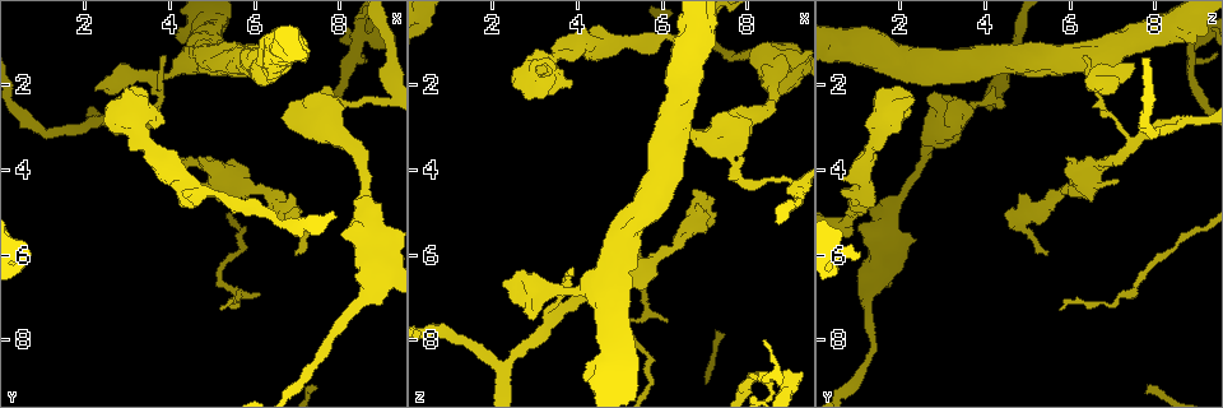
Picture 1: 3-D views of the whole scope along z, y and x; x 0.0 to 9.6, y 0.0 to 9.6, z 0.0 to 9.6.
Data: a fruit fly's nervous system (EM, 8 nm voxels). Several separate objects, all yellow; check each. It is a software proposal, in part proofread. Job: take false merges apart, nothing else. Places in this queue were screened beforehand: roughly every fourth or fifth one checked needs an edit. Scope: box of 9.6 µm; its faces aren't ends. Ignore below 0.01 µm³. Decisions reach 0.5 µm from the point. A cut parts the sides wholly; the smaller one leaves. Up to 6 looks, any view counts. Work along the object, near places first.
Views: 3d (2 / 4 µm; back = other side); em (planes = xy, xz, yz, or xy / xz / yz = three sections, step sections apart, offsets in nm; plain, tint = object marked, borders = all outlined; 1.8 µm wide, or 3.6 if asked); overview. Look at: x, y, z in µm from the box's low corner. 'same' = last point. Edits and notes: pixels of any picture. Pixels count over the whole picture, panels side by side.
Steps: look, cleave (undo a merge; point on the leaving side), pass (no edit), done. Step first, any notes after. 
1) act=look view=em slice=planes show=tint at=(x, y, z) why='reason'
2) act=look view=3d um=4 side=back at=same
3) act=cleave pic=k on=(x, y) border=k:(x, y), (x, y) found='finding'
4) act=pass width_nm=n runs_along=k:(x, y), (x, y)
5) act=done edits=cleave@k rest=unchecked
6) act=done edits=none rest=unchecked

act=look view=em slice=planes show=tint at=(8.60, 0.90, 8.80) why='three arms meet'

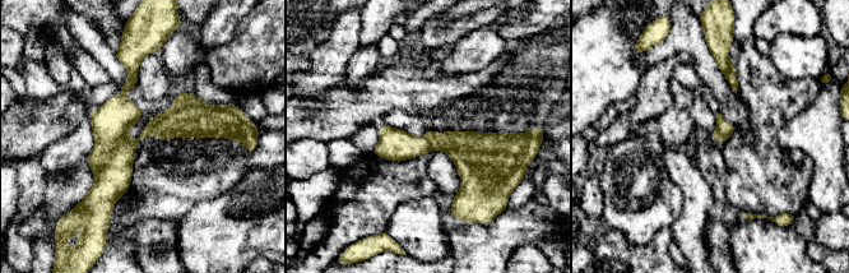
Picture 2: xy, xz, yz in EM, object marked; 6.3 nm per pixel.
act=cleave pic=2 on=(468, 151) border=2:(425, 137), (434, 148) found='a second neuron is stuck on'

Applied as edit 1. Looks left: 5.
act=look view=overview why='redraw'

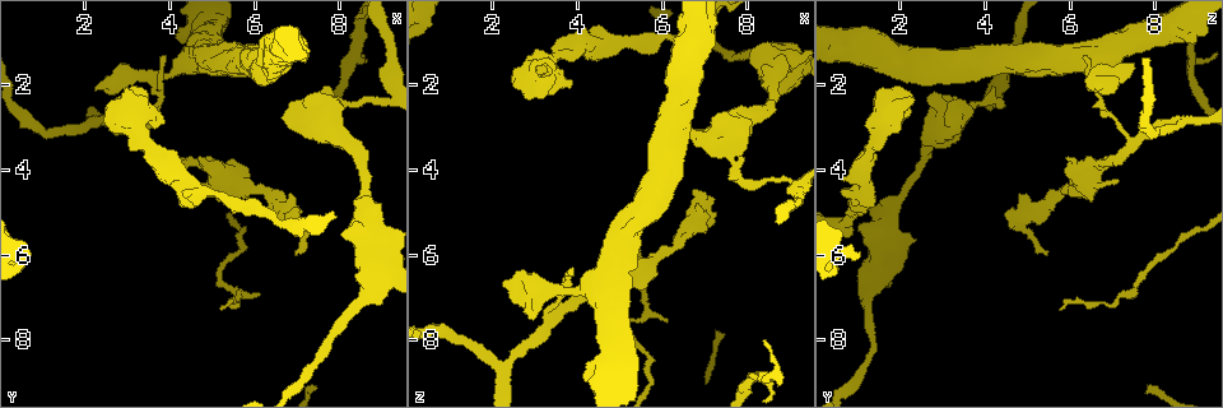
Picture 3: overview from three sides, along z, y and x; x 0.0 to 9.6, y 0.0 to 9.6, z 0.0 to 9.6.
act=look view=3d um=2 at=(3.40, 3.35, 7.50) why='abrupt turn'

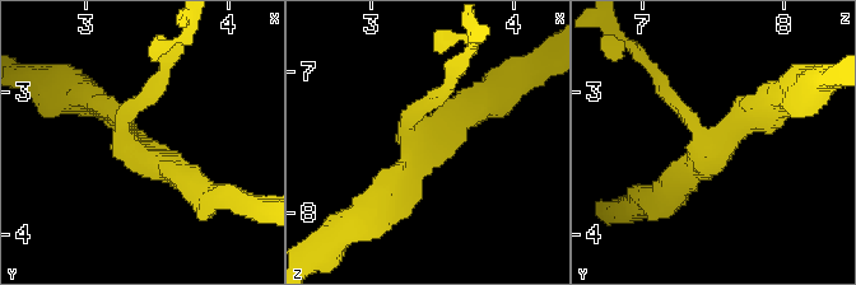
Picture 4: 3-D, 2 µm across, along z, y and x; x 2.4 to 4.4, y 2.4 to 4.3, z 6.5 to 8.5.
act=look view=em slice=xz step=16 show=tint at=(3.34, 3.40, 7.46) arms=3

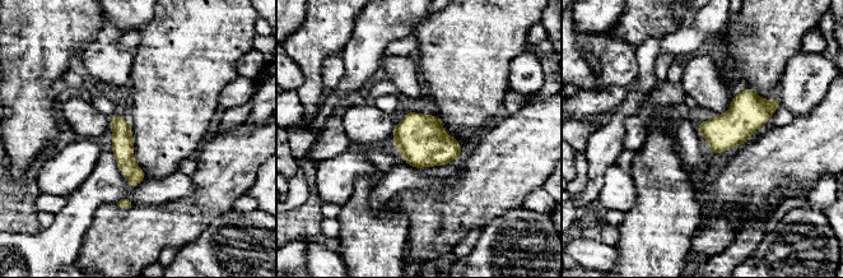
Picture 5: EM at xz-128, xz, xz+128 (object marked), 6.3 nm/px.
act=look view=em slice=planes show=borders at=same why='cut it another way'

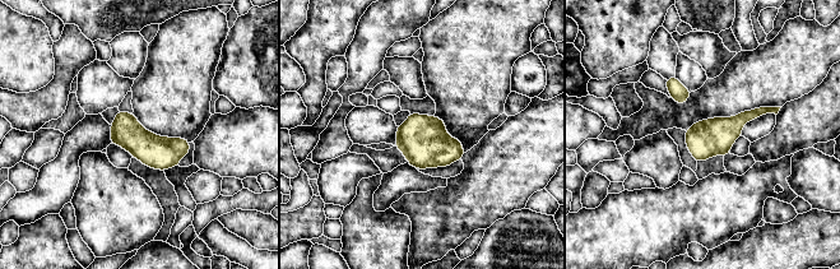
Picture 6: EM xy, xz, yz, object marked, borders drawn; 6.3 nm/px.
act=pass width_nm=220 found='one neuron here'

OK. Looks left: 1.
act=done edits=cleave@2 rest=unchecked

